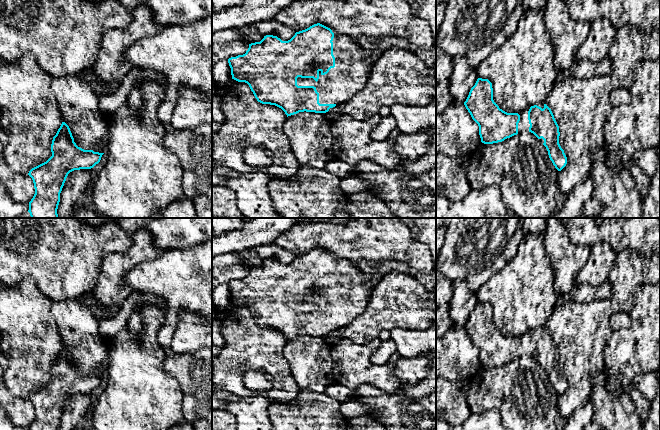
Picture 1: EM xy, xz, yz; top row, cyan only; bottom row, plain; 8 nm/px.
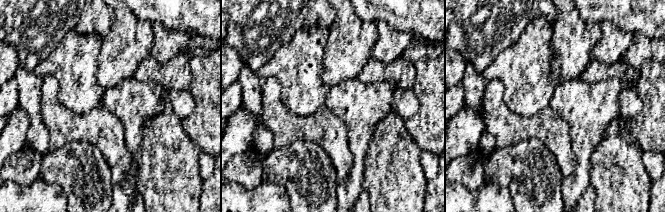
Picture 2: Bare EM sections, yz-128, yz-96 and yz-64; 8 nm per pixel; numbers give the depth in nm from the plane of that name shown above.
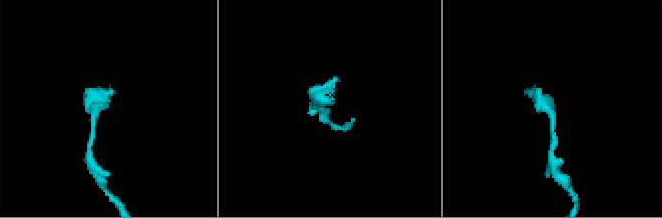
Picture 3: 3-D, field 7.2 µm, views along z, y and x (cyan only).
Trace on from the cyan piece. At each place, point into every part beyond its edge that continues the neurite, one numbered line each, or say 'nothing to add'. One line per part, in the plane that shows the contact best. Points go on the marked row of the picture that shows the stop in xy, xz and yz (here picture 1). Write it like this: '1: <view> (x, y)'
1: xz (353, 64)

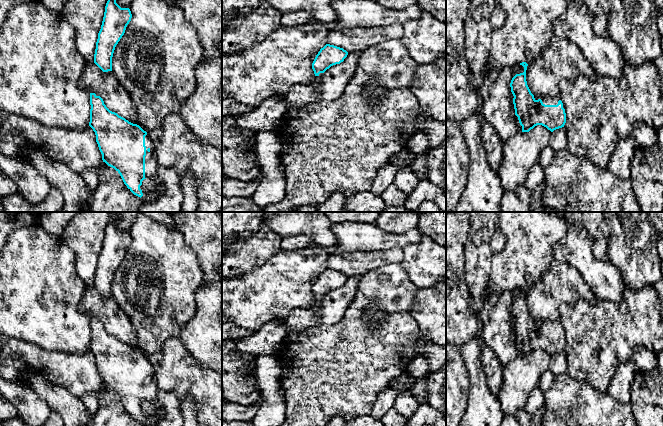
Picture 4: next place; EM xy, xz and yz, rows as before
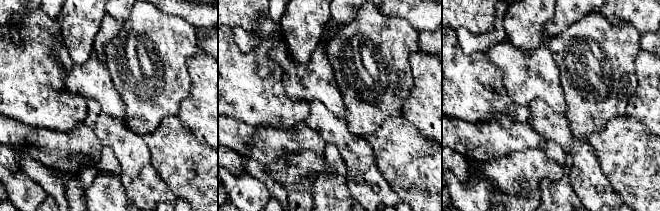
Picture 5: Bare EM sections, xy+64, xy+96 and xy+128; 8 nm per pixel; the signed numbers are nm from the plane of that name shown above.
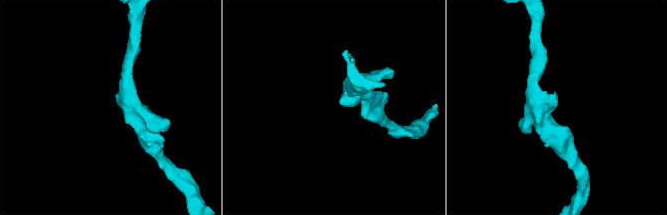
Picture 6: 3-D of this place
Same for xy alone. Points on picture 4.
1: xy (151, 165)

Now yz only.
1: yz (547, 100)

